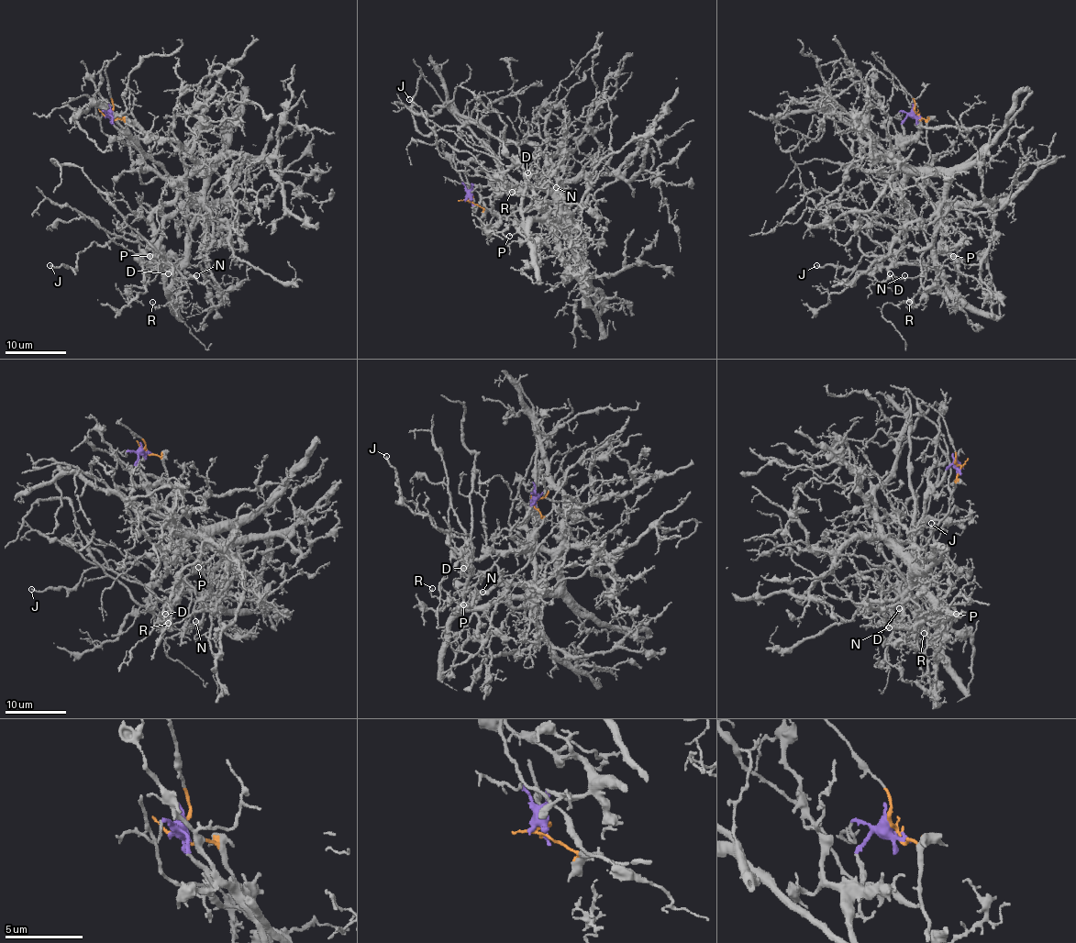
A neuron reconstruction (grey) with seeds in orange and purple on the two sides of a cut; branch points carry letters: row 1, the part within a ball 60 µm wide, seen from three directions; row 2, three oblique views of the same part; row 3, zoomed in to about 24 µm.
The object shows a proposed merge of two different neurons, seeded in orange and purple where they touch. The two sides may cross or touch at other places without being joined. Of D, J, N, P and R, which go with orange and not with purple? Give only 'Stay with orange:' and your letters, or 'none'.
Stay with orange: D, J, N

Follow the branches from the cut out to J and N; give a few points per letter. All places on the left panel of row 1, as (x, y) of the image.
J: (108, 116), (199, 209), (183, 269), (169, 291), (128, 234), (92, 243), (73, 269), (50, 264)
N: (108, 116), (124, 121), (133, 145), (199, 209), (183, 269), (165, 287), (164, 269), (171, 277), (196, 275)

